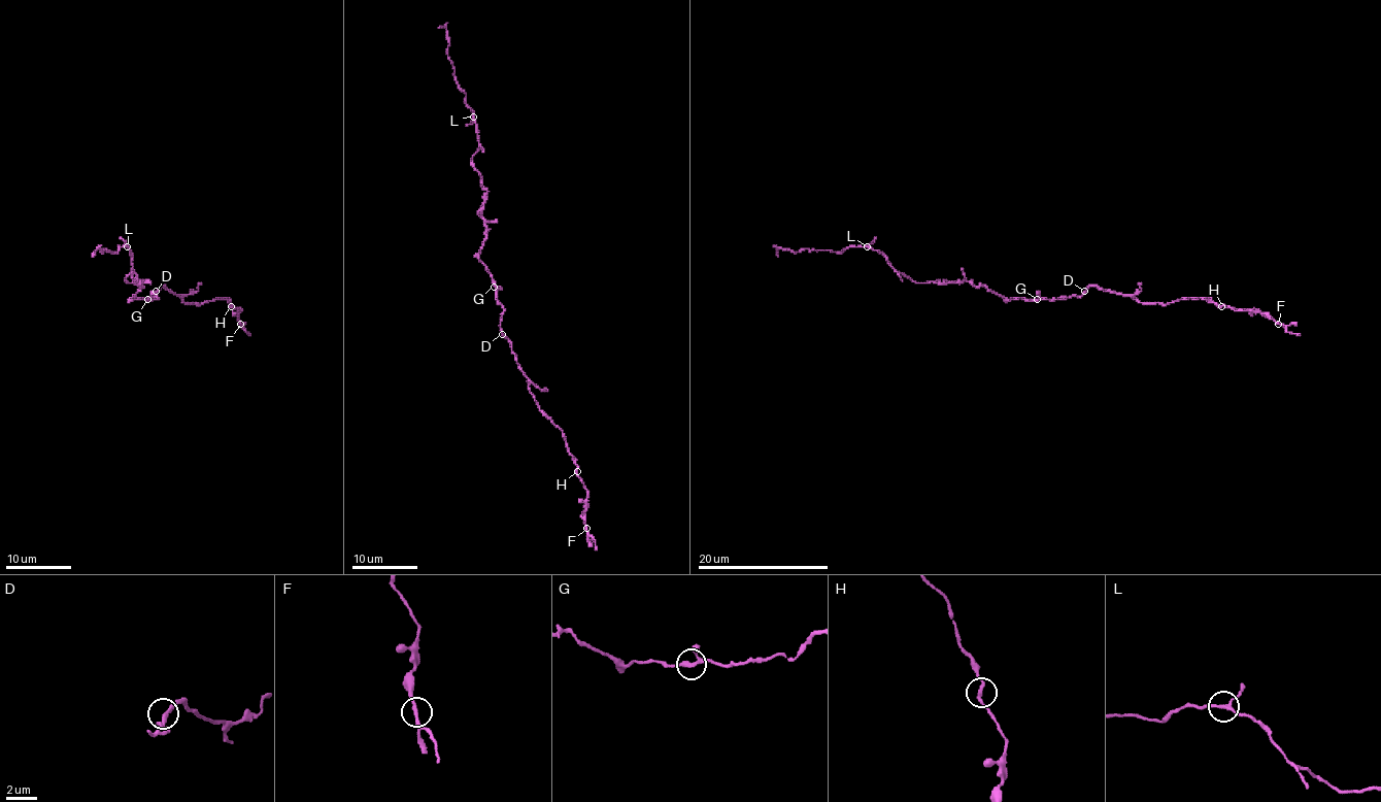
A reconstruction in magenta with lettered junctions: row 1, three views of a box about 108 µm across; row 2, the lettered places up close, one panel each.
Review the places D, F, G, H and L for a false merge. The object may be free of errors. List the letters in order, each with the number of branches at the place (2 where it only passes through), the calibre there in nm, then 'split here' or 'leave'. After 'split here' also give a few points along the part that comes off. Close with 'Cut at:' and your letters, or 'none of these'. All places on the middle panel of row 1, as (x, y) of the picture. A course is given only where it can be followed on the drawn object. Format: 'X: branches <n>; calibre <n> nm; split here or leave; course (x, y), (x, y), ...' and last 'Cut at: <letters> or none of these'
D: branches 2; calibre 240 nm; leave
F: branches 2; calibre 240 nm; leave
G: branches 3; calibre 240 nm; leave
H: branches 2; calibre 240 nm; leave
L: branches 3; calibre 200 nm; leave
Cut at: none of these

